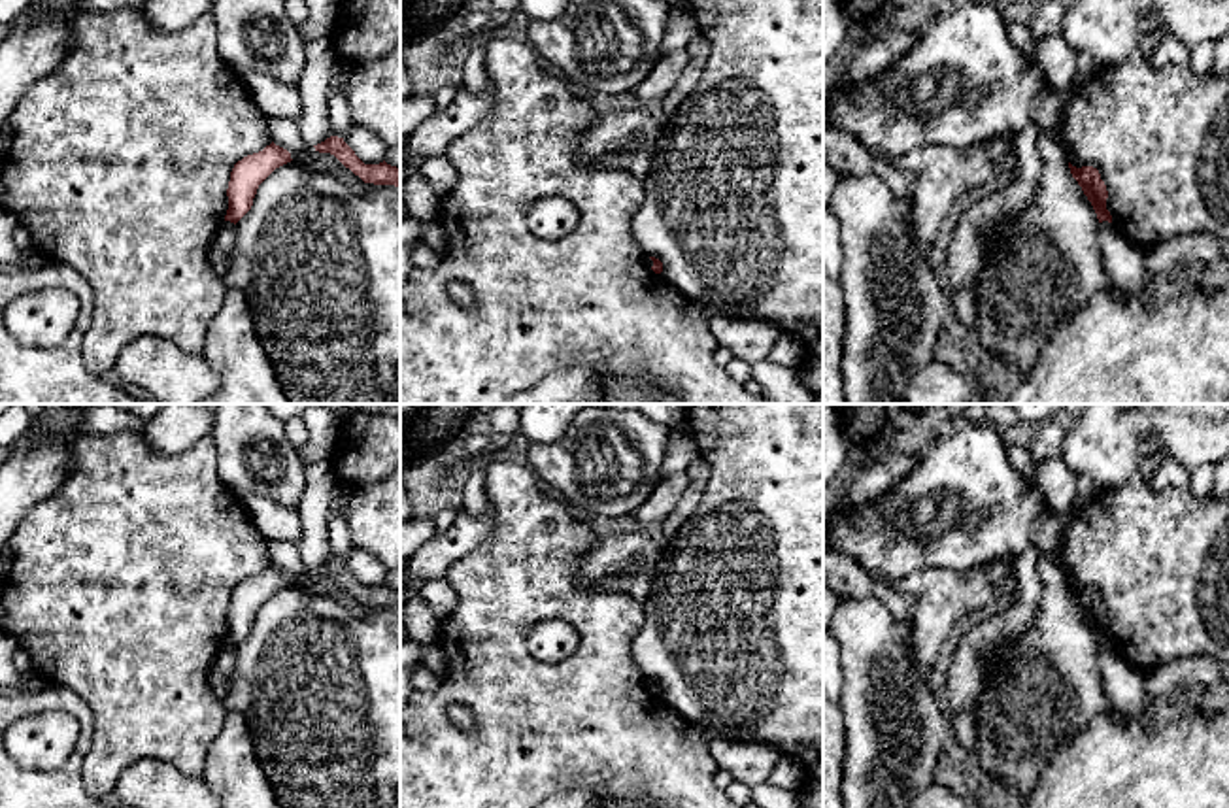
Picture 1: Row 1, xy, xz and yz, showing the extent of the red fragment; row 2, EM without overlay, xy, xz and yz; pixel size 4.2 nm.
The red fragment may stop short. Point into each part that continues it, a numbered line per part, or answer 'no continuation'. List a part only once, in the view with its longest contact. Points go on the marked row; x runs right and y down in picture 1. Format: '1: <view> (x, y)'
no continuation

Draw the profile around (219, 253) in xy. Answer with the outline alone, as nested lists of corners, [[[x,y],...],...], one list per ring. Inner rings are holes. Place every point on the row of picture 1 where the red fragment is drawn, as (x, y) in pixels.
[[[225,221],[210,249],[210,264],[217,274],[223,274],[228,266],[230,253],[234,247],[234,238],[236,238],[236,225]]]

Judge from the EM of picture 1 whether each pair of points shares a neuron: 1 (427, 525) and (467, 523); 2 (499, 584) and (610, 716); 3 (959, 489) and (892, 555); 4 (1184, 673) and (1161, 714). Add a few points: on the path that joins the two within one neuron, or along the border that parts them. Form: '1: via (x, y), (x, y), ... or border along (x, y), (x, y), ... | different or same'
1: border along (437, 533), (420, 548) | different
2: via (499, 625), (499, 642), (569, 712) | same
3: via (942, 506), (909, 538) | same
4: via (1182, 682), (1167, 705) | same

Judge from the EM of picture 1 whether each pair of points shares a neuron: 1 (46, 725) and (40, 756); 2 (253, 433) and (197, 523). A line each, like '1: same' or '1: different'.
1: same
2: different

